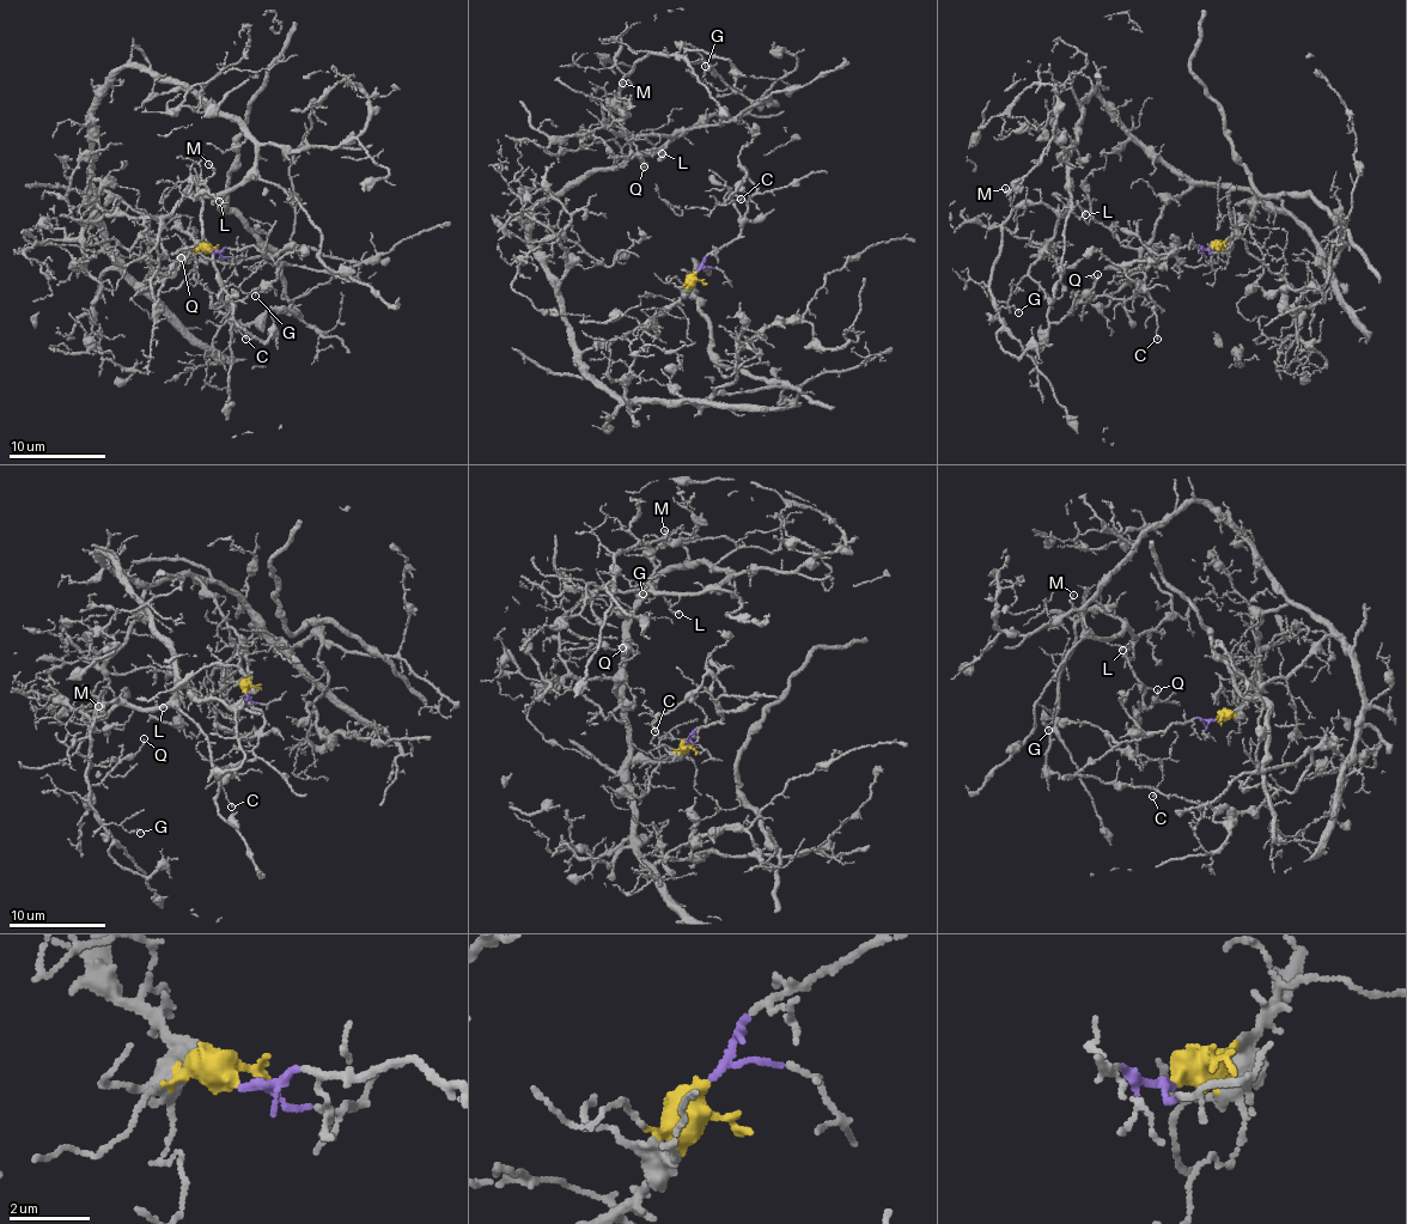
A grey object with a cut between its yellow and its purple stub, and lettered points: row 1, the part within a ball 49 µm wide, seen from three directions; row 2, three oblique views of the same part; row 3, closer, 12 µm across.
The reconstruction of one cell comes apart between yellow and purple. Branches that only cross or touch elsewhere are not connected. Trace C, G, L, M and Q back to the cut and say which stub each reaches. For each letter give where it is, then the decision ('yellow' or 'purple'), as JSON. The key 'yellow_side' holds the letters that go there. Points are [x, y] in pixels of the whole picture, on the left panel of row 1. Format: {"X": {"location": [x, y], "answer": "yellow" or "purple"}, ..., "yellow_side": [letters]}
{"C": {"location": [245, 339], "answer": "purple"}, "G": {"location": [255, 296], "answer": "yellow"}, "L": {"location": [219, 201], "answer": "yellow"}, "M": {"location": [208, 164], "answer": "yellow"}, "Q": {"location": [181, 257], "answer": "yellow"}, "yellow_side": ["G", "L", "M", "Q"]}

